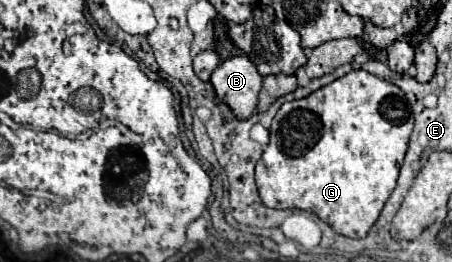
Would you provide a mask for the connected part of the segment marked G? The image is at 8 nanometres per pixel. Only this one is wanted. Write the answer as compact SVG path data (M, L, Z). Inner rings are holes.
M363 69L351 71L309 97L281 105L269 127L267 149L255 165L259 197L271 209L303 209L329 223L339 235L361 239L379 219L385 201L395 189L411 131L413 115L403 91Z

